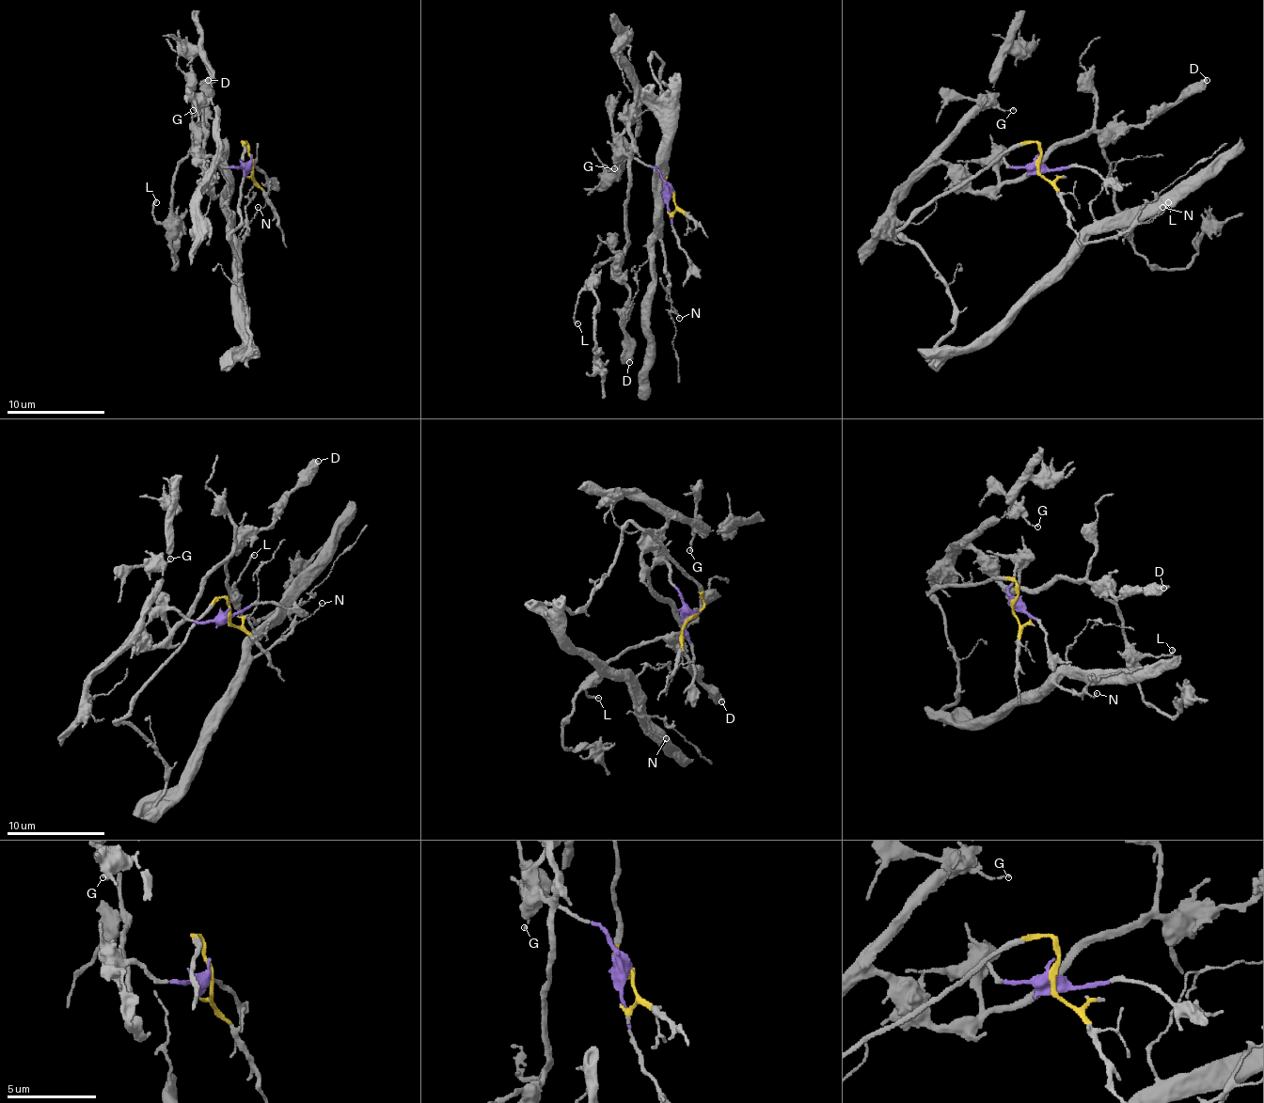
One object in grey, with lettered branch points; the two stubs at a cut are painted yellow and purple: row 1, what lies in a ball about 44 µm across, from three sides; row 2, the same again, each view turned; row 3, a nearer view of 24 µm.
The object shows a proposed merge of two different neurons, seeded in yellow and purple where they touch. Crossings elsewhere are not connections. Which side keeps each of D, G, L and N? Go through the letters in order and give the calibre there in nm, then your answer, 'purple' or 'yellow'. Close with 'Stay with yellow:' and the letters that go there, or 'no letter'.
D: calibre 600 nm; purple
G: calibre 120 nm; purple
L: calibre 160 nm; purple
N: calibre 100 nm; yellow
Stay with yellow: N

